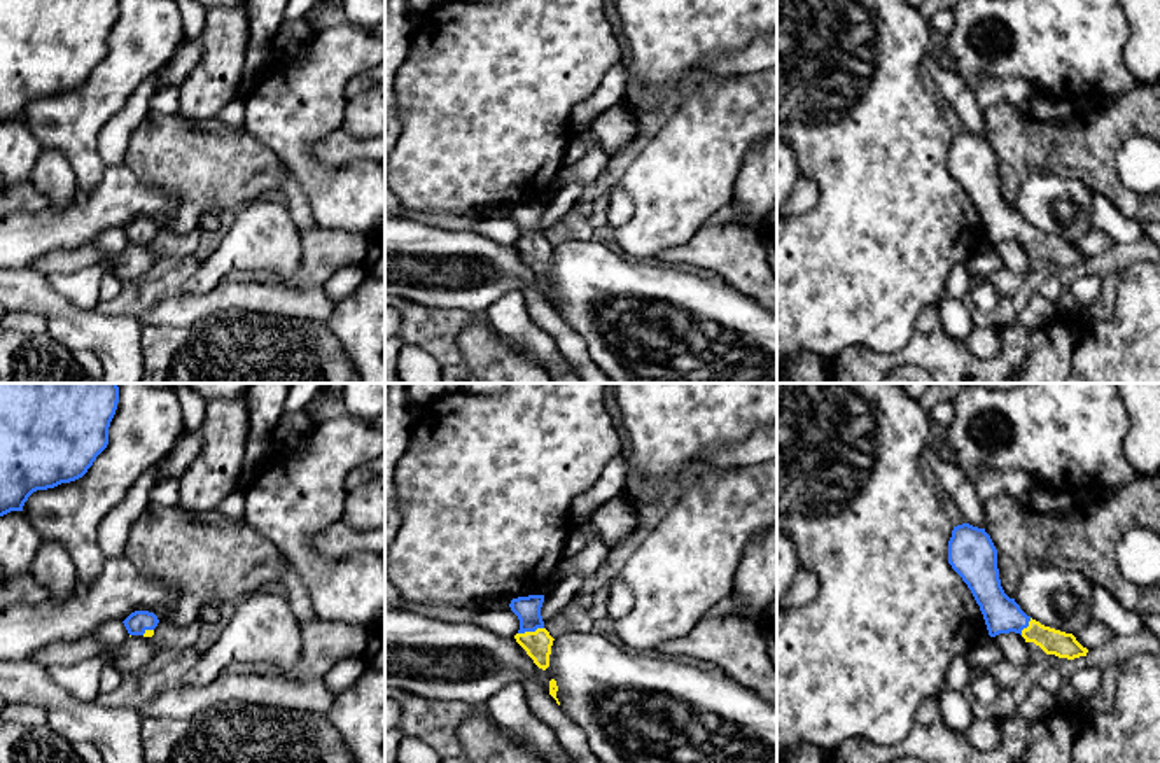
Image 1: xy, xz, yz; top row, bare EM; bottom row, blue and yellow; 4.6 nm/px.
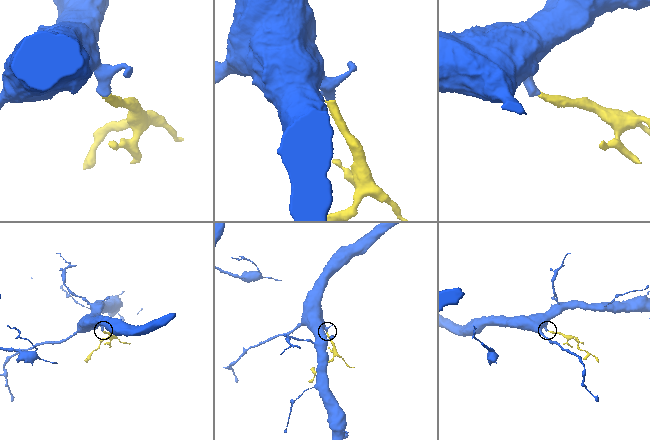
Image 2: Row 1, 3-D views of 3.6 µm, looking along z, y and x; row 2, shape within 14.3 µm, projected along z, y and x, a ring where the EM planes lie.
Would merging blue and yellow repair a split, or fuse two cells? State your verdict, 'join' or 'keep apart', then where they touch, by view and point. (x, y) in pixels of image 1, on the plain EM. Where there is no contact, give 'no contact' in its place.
join; meets blue in xz at (531, 238)

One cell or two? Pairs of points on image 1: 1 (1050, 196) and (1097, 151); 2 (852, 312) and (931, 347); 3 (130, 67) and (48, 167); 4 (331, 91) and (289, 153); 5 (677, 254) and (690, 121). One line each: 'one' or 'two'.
1: two
2: two
3: two
4: one
5: two

